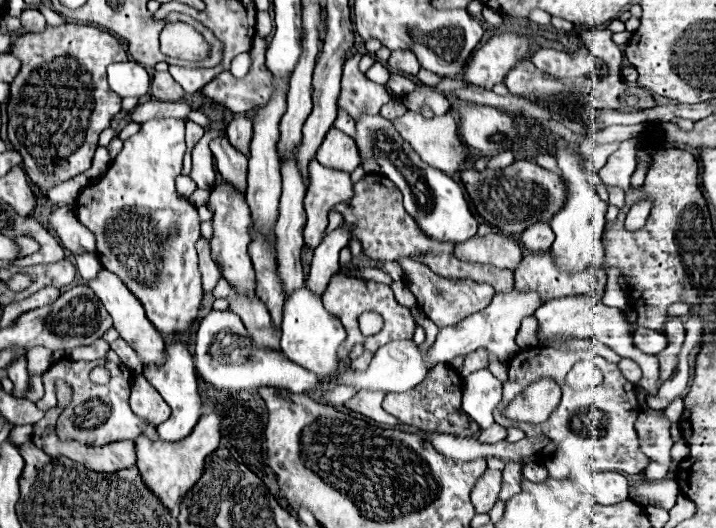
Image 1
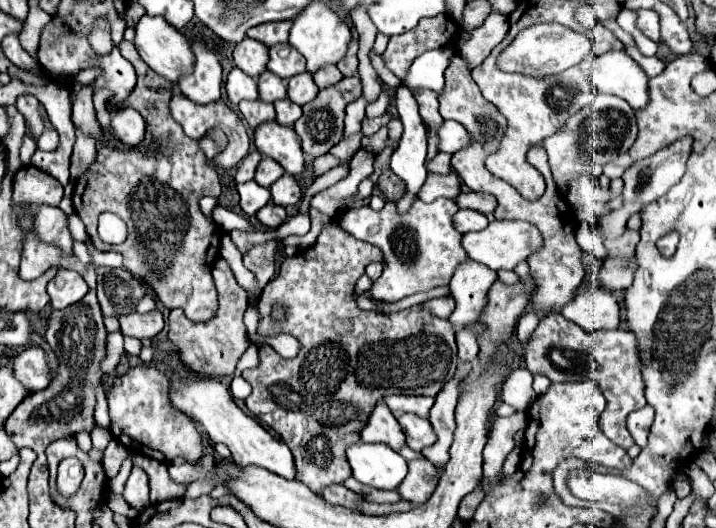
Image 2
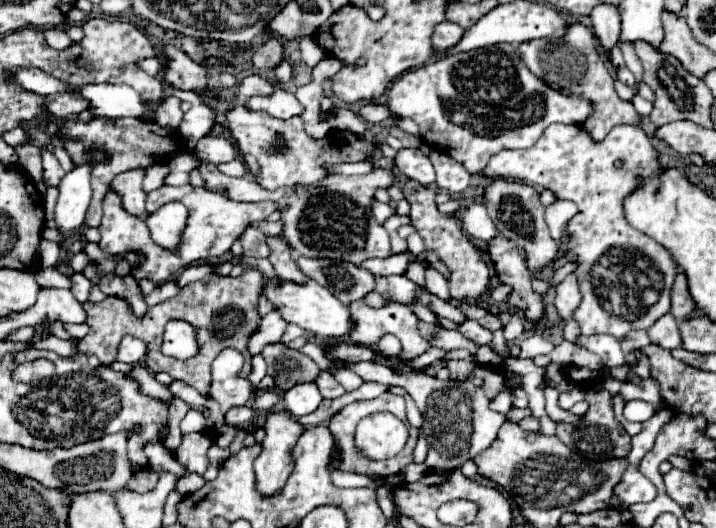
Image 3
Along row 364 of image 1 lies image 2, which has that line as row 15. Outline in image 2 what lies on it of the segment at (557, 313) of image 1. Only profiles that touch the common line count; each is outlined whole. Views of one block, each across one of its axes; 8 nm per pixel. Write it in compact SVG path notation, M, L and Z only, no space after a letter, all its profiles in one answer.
M638 10L638 28L644 36L658 42L660 40L660 26L658 26L658 14L654 10Z

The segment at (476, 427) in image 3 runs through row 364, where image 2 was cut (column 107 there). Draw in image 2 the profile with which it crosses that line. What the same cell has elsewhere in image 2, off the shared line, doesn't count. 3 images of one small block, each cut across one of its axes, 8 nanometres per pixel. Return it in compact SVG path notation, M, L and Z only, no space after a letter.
M114 332L108 336L108 348L106 348L106 358L102 360L100 368L104 368L104 380L108 382L114 374L116 374L116 366L120 362L124 354L124 346L122 346L122 332Z

